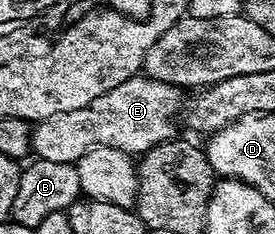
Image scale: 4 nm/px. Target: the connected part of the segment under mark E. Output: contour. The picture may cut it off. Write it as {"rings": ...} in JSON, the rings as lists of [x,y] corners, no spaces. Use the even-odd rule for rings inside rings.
{"rings":[[[137,73],[131,79],[122,81],[114,89],[110,89],[102,97],[90,101],[82,109],[70,109],[66,113],[54,113],[54,117],[39,120],[32,127],[32,155],[36,159],[46,161],[62,161],[75,163],[81,159],[91,147],[113,147],[119,151],[127,151],[133,157],[139,157],[154,145],[165,143],[177,134],[175,115],[181,114],[185,106],[185,92],[175,83],[167,83],[164,79],[149,79],[143,73]]]}

